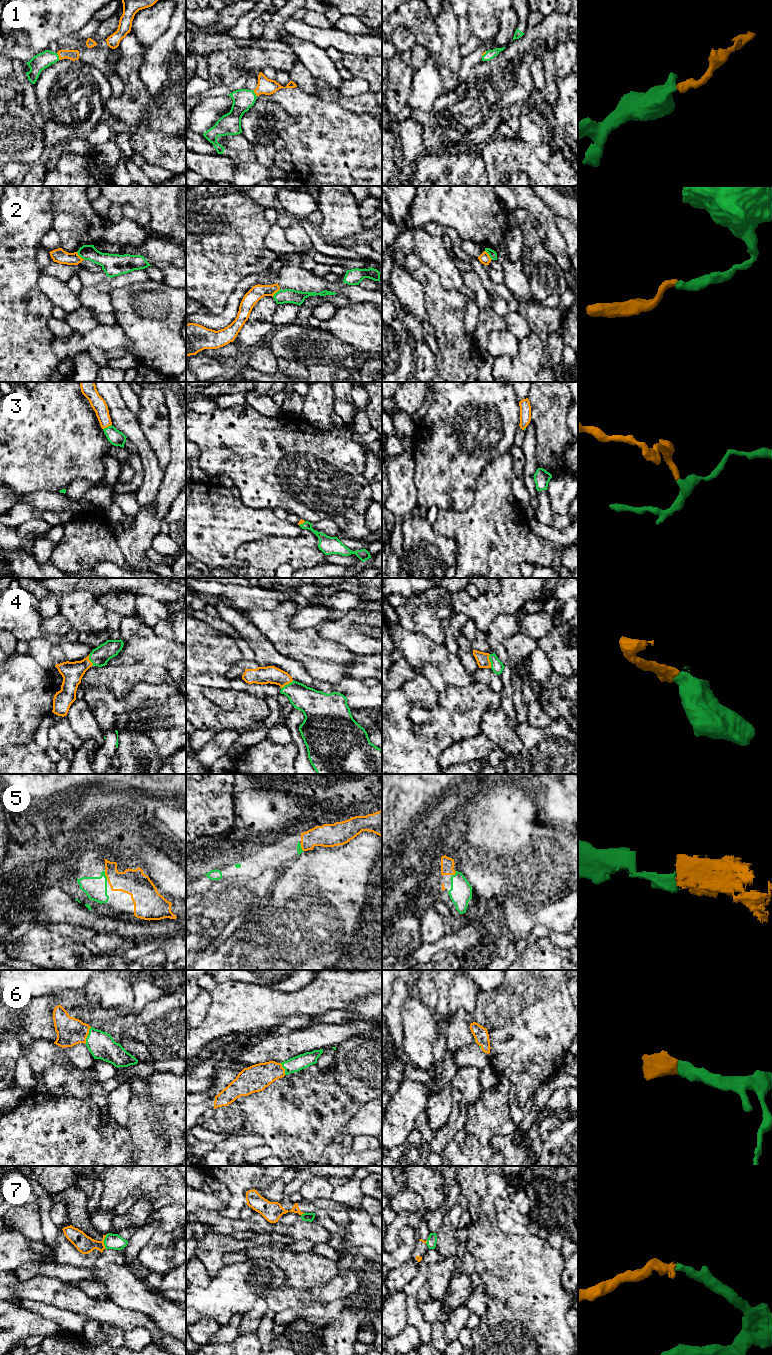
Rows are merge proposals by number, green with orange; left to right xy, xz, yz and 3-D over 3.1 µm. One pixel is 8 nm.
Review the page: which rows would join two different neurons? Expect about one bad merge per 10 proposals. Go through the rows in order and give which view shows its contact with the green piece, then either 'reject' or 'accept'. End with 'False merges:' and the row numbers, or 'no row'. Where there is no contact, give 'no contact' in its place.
1: xy | accept
2: yz | reject
3: xy | accept
4: yz | accept
5: xy | accept
6: xy | accept
7: xy | accept
False merges: 2

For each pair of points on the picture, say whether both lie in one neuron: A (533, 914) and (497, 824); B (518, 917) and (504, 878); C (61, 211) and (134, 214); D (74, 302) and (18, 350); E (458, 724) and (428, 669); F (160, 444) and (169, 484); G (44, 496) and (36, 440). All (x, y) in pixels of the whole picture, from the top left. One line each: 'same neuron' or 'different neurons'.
A: different neurons
B: different neurons
C: different neurons
D: different neurons
E: different neurons
F: different neurons
G: different neurons

